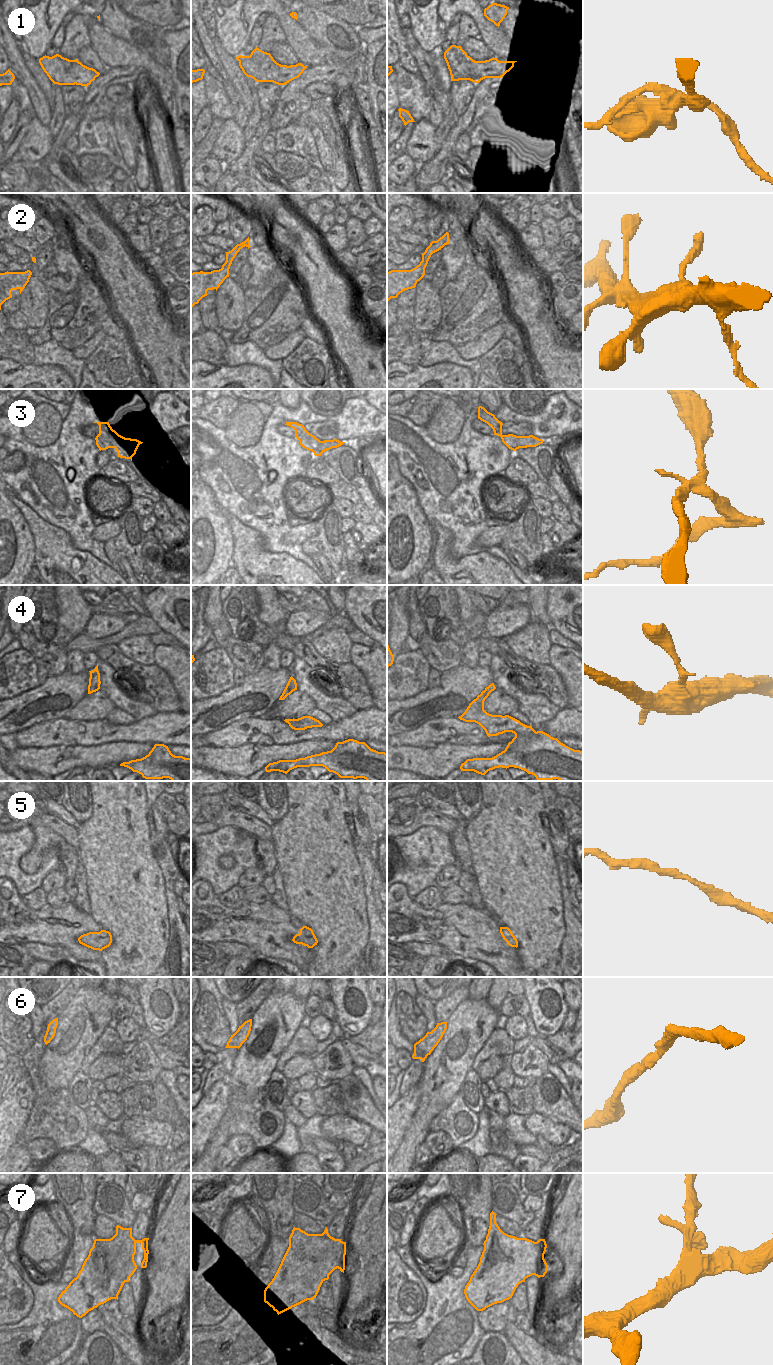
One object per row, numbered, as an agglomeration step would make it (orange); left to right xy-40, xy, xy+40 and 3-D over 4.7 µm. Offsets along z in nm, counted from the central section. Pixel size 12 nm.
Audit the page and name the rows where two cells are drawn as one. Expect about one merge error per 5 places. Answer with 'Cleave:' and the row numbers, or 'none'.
Cleave: 1, 3, 7

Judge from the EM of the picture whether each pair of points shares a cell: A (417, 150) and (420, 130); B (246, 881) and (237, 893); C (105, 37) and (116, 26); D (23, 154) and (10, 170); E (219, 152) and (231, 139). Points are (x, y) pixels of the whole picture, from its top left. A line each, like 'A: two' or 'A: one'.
A: one
B: two
C: two
D: two
E: one

